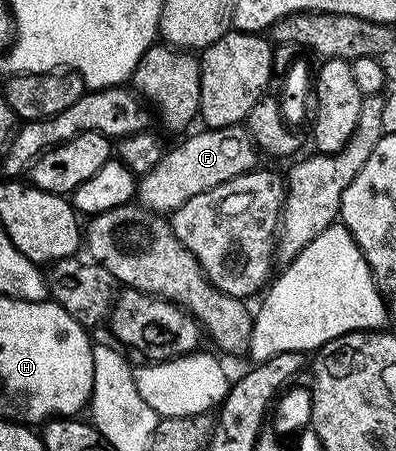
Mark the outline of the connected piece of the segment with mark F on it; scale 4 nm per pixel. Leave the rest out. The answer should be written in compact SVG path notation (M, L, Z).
M245 124L223 129L203 128L201 132L191 132L186 135L191 135L191 137L183 136L181 138L183 141L175 149L167 148L163 152L160 163L156 163L156 167L152 171L137 178L136 201L143 209L169 215L184 203L188 203L188 199L192 199L204 191L212 191L226 181L251 172L259 164L260 150L254 144L254 140L250 138Z

